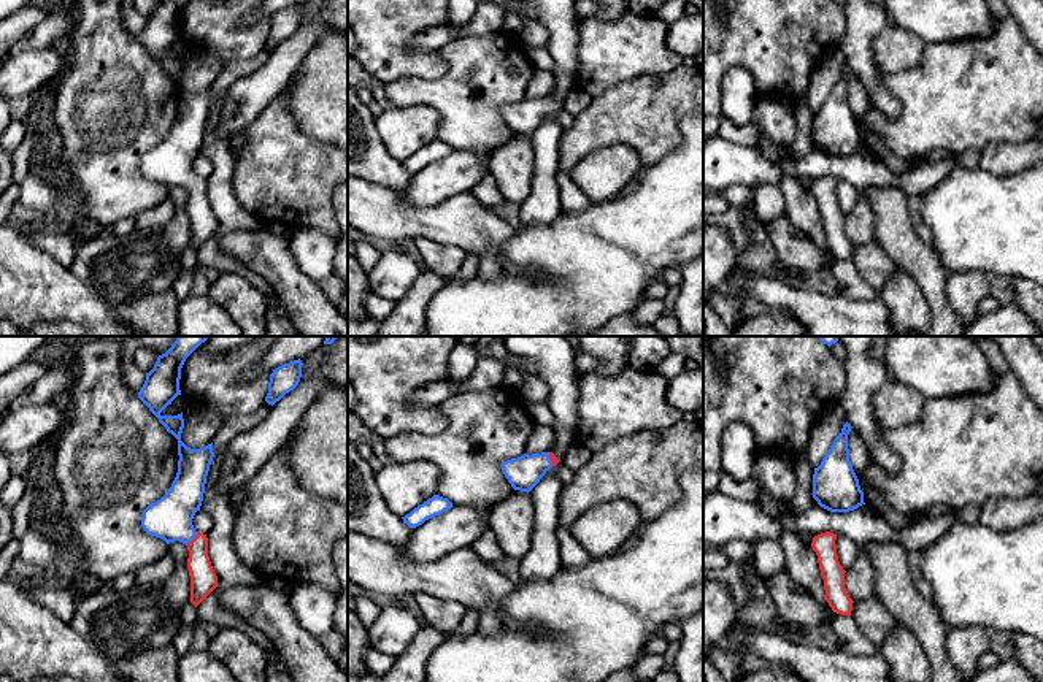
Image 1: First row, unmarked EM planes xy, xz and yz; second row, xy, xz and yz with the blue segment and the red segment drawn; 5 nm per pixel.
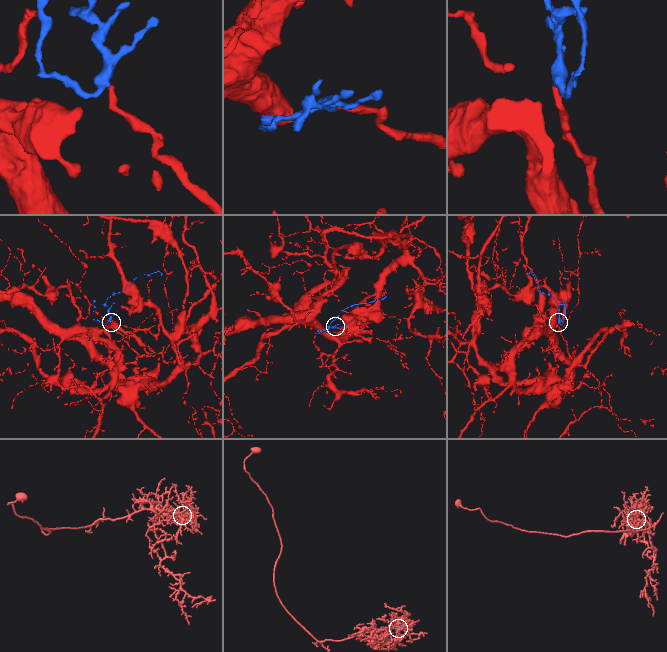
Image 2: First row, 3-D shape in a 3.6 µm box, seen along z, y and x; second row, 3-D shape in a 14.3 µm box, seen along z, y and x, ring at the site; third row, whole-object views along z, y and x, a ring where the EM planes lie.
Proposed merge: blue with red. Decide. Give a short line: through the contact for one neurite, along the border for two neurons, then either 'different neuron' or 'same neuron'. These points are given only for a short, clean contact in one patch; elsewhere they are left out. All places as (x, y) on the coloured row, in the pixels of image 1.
line xy (170, 517), (192, 538), (203, 579); same neuron

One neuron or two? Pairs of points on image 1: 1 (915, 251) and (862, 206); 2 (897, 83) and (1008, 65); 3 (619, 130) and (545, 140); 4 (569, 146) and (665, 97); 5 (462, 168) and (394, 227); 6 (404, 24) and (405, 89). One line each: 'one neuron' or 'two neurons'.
1: two neurons
2: one neuron
3: two neurons
4: one neuron
5: two neurons
6: two neurons

